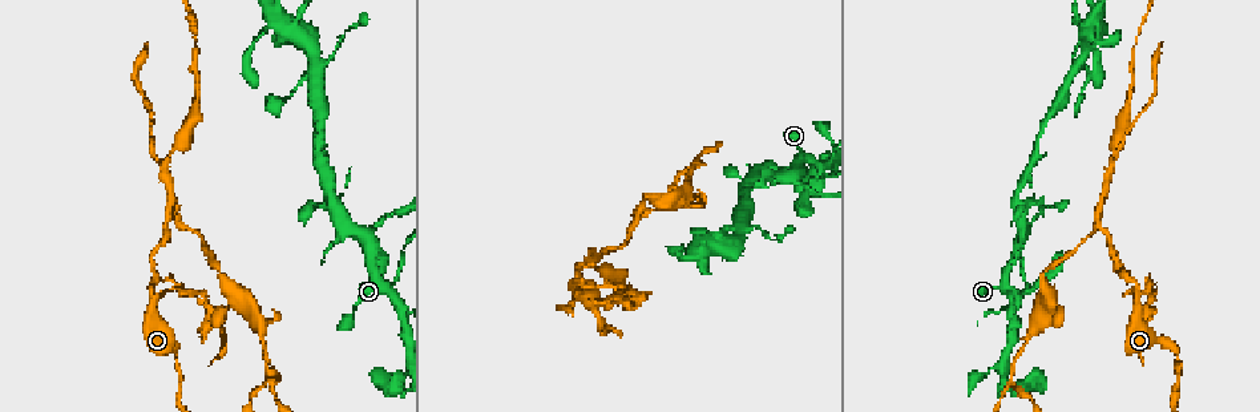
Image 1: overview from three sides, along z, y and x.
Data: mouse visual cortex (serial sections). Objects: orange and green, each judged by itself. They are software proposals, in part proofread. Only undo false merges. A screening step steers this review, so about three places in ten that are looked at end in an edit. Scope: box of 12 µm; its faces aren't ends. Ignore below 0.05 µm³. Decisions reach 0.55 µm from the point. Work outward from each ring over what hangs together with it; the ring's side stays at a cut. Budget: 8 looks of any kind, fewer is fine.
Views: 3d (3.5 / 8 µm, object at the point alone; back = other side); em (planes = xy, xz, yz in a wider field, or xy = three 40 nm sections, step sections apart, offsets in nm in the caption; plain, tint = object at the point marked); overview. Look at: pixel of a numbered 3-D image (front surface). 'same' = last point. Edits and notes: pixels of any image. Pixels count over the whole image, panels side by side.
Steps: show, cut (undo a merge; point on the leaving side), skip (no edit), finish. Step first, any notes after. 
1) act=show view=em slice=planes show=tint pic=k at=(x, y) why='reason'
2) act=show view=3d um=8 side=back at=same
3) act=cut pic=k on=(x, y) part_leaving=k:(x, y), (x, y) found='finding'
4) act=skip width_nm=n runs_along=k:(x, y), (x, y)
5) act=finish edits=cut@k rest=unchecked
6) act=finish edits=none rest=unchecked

act=show view=3d um=3.5 pic=1 at=(1026, 294) why='four arms meet'

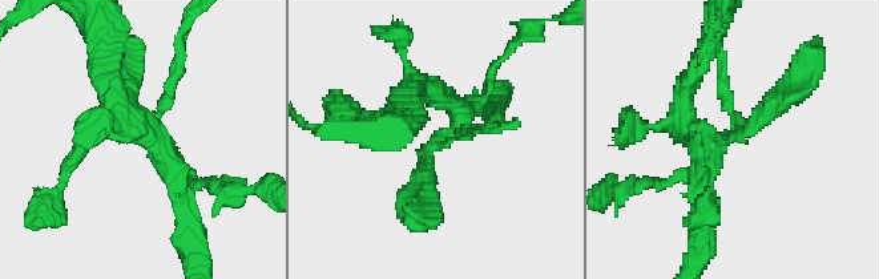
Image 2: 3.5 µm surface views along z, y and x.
act=show view=em slice=xy step=3 show=tint pic=2 at=(727, 144) arms=4 arm_widths_nm=150,250,250,250 why='need the tissue'

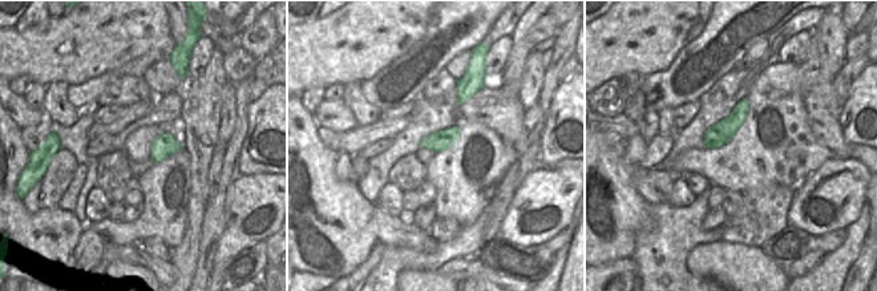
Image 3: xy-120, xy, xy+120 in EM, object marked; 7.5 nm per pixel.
act=cut pic=2 on=(177, 71) part_leaving=2:(162, 108), (178, 72), (178, 27) found='two cells meet here'

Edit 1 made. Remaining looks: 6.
act=show view=overview

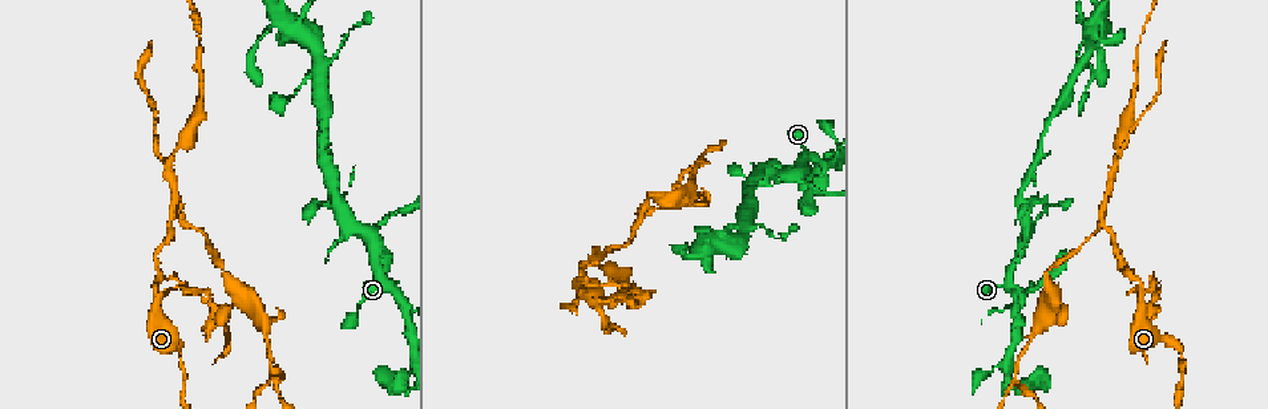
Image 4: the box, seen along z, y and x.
act=show view=3d um=3.5 pic=4 at=(1083, 63) why='arms part here'

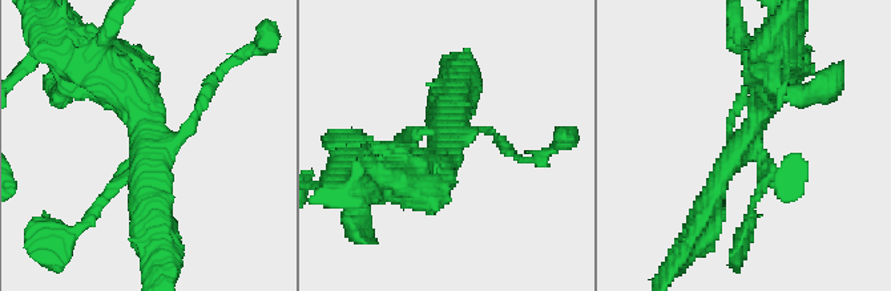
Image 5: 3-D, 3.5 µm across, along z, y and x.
act=show view=em slice=xy step=3 show=tint pic=5 at=(149, 139) why='need the tissue'

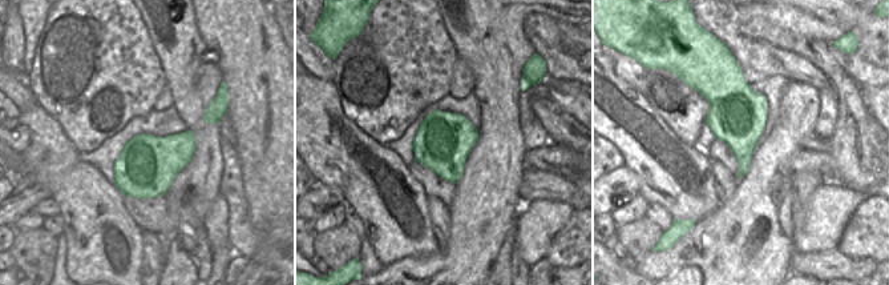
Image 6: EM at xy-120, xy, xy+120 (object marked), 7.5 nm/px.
act=skip found='one cell here'

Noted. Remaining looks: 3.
act=show view=3d um=3.5 pic=4 at=(1140, 293) why='three-way junction'

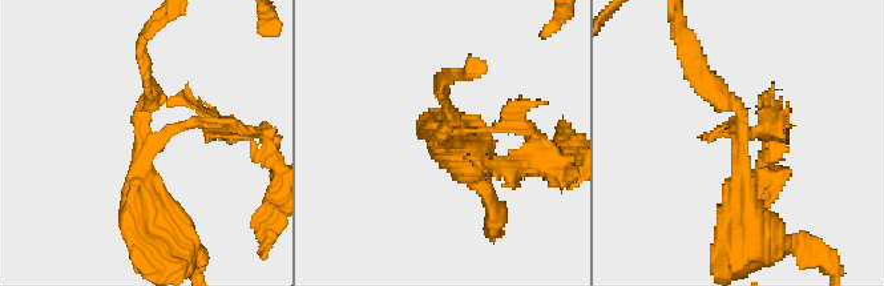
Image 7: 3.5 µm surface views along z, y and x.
act=cut pic=7 on=(753, 131) arm_widths_nm=100,200,350 part_leaving=7:(172, 127), (257, 131), (274, 156) found='a second cell is stuck on'

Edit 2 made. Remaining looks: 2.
act=show view=3d um=3.5 pic=4 at=(1172, 346) why='thick turns thin'

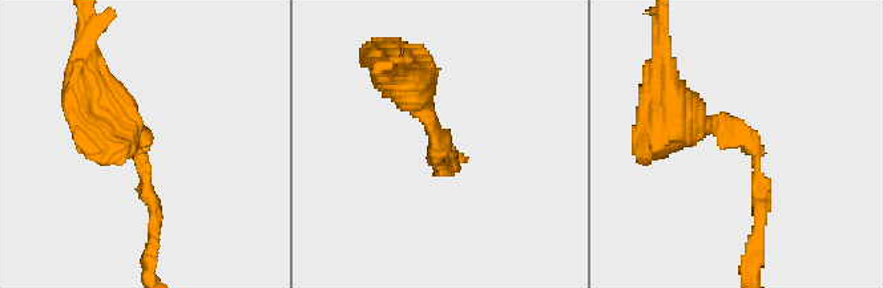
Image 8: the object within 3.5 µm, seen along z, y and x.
act=show view=em slice=xy step=1 show=tint pic=8 at=(140, 140) arm_widths_nm=150,500

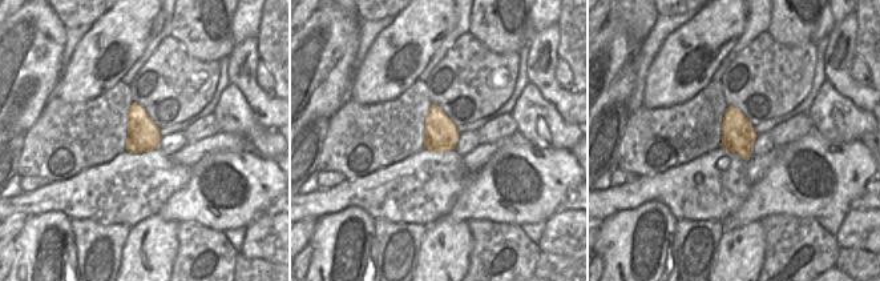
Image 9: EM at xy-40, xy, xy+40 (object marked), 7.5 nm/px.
act=skip width_nm=260 runs_along=8:(670, 122), (746, 138), (762, 215) found='continuous, no second cell'

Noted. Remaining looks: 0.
act=finish edits=cut@2,cut@7 rest=unchecked

